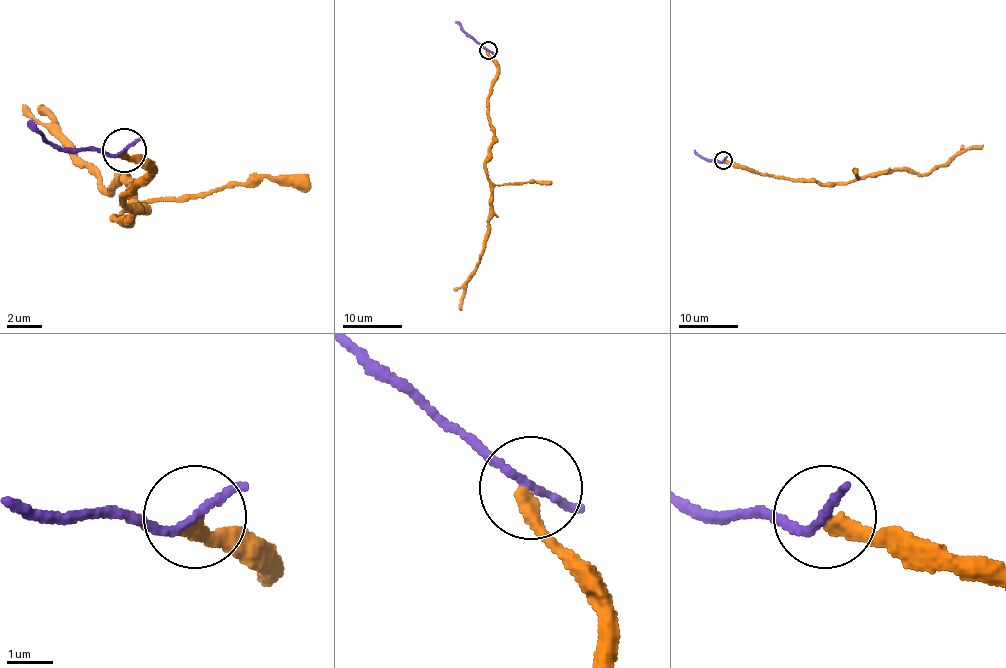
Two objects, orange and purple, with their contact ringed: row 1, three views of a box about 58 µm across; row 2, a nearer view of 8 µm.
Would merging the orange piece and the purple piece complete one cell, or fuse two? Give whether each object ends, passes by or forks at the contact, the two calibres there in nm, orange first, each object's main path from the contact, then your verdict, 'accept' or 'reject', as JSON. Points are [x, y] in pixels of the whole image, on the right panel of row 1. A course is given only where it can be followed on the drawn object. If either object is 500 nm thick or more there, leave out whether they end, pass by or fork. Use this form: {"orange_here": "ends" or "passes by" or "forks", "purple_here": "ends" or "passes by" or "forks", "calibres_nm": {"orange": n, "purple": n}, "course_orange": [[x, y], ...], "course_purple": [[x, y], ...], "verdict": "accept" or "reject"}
{"orange_here": "ends", "purple_here": "passes by", "calibres_nm": {"orange": 320, "purple": 160}, "course_orange": [[723, 160], [772, 176], [845, 184], [894, 170], [926, 173], [947, 164], [958, 154], [983, 145]], "course_purple": [[723, 160], [705, 160], [695, 150]], "verdict": "reject"}

